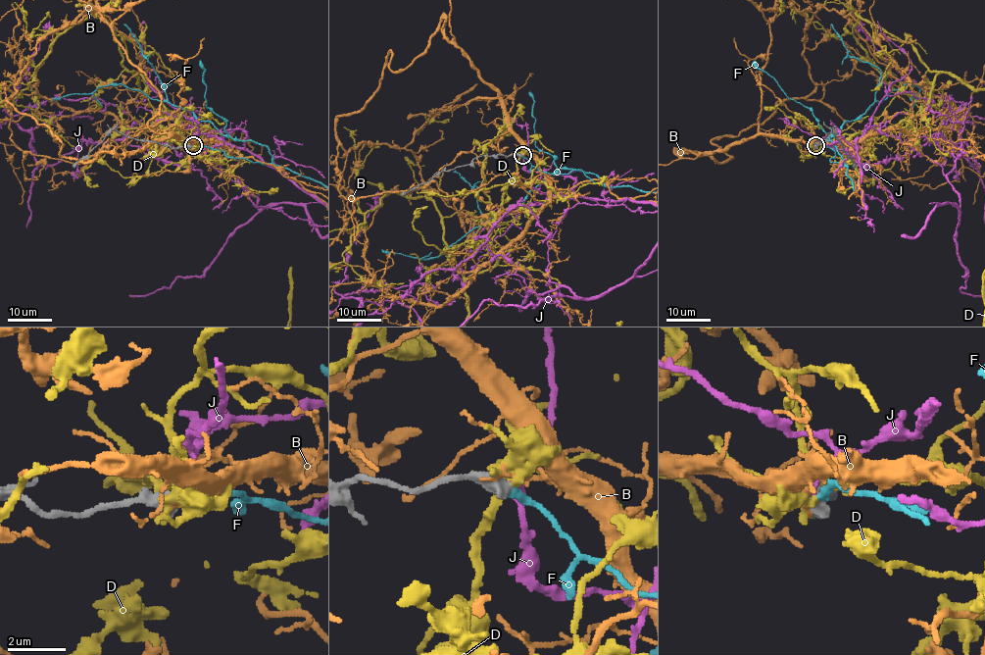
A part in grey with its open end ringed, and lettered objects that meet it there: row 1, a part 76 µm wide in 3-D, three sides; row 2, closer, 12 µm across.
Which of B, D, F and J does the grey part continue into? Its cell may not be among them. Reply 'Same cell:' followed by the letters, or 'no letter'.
Same cell: F

